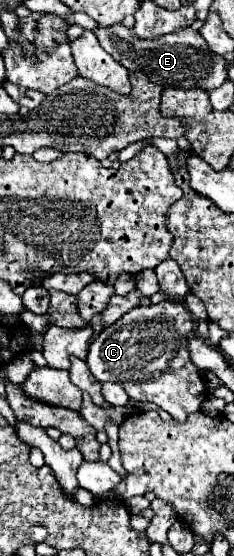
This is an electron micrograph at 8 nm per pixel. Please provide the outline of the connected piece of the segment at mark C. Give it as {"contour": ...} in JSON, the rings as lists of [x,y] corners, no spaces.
{"contour":[[[166,299],[158,305],[136,307],[114,325],[108,325],[92,341],[86,363],[98,381],[120,383],[130,399],[152,401],[166,409],[176,421],[184,421],[190,413],[200,411],[202,401],[208,397],[200,371],[196,371],[188,359],[186,345],[192,327],[192,313],[180,301]]]}

